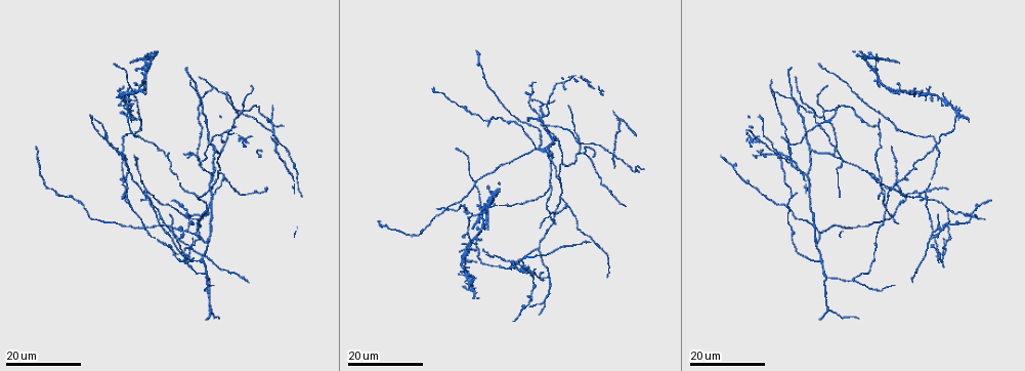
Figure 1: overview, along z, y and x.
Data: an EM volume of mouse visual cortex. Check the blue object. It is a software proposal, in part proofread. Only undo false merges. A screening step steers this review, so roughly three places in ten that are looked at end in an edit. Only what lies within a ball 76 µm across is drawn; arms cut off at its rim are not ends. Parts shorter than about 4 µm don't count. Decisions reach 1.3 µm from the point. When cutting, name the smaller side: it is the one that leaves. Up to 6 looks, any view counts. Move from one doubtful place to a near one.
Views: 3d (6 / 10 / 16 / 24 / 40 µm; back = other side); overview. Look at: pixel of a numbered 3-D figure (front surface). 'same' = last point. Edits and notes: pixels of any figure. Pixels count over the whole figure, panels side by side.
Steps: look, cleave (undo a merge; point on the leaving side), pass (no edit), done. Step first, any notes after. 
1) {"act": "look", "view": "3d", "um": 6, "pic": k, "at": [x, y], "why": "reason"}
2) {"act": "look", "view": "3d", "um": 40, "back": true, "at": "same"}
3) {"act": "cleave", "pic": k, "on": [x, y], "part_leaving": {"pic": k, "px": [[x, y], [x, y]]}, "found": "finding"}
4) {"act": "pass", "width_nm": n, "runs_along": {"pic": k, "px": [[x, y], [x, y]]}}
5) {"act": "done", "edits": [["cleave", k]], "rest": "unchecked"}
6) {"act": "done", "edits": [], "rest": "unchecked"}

{"act": "look", "view": "3d", "um": 16, "pic": 1, "at": [199, 161], "why": "four-way junction"}

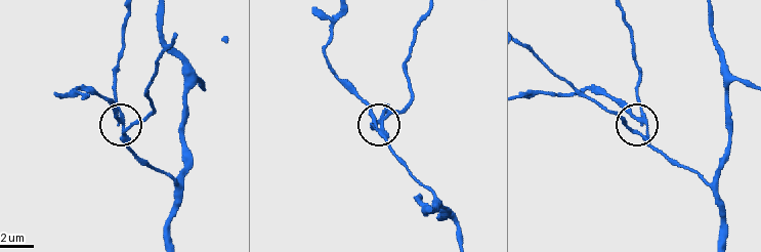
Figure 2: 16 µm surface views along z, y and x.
{"act": "look", "view": "3d", "um": 6, "pic": 2, "at": [121, 131], "why": "closer look"}

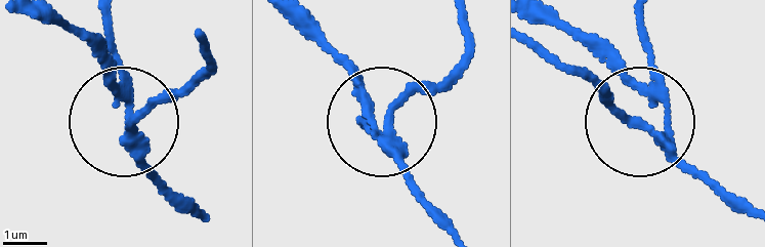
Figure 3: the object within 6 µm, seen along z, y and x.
{"act": "cleave", "pic": 3, "on": [104, 50], "width_nm": 200, "part_leaving": {"pic": 3, "px": [[118, 91], [74, 37], [30, 14]]}, "found": "a second neuron is stuck on"}

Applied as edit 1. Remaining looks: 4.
{"act": "look", "view": "overview", "why": "redraw"}

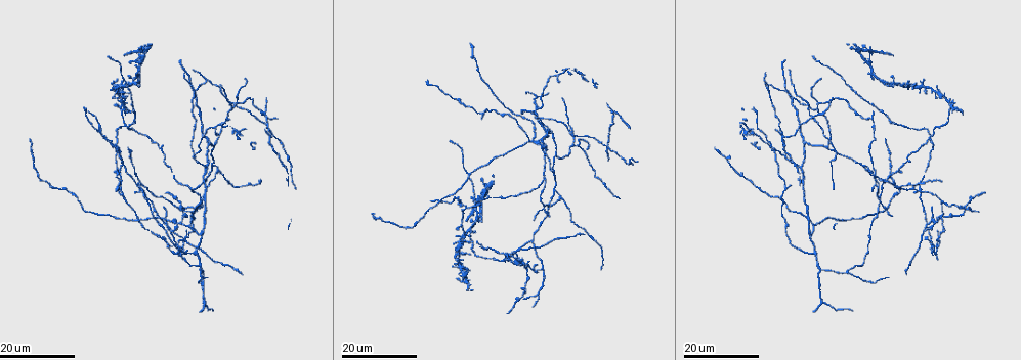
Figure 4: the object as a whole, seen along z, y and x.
{"act": "look", "view": "3d", "um": 16, "pic": 4, "at": [125, 197], "why": "side arm on a straight run"}

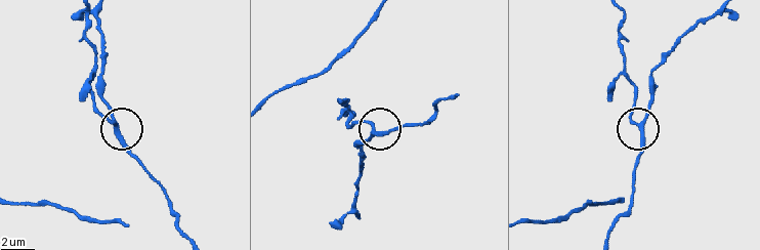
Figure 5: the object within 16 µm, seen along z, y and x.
{"act": "look", "view": "3d", "um": 10, "pic": 5, "at": [639, 125]}

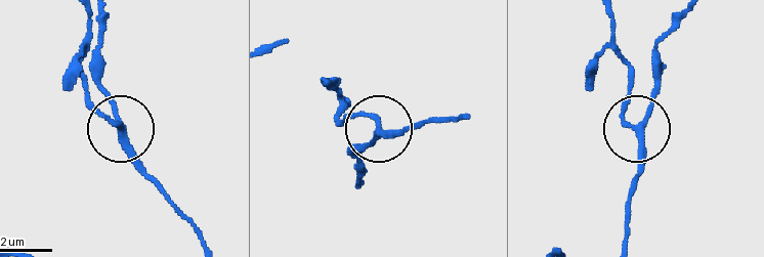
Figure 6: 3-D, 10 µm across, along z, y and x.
{"act": "look", "view": "3d", "um": 10, "back": true, "pic": 6, "at": [121, 129]}

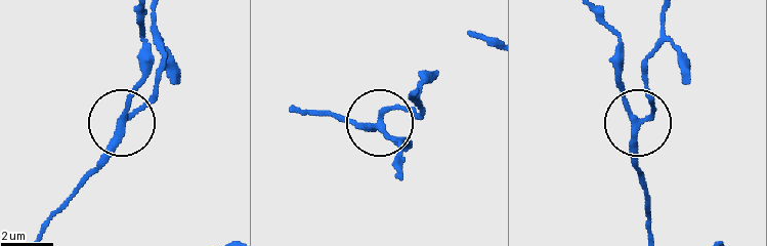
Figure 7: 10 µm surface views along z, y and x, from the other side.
{"act": "cleave", "pic": 7, "on": [146, 103], "part_leaving": {"pic": 7, "px": [[121, 128], [150, 97], [163, 57], [152, 11]]}, "found": "two neurons meet here"}

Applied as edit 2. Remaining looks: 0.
{"act": "done", "edits": [["cleave", 3], ["cleave", 7]], "rest": "unchecked"}

